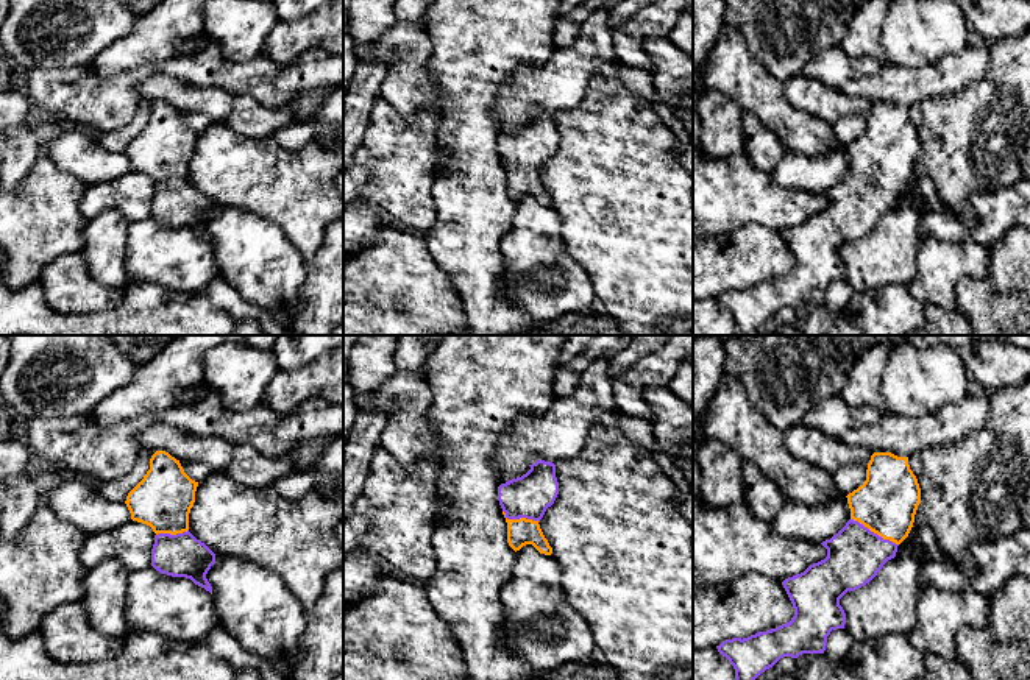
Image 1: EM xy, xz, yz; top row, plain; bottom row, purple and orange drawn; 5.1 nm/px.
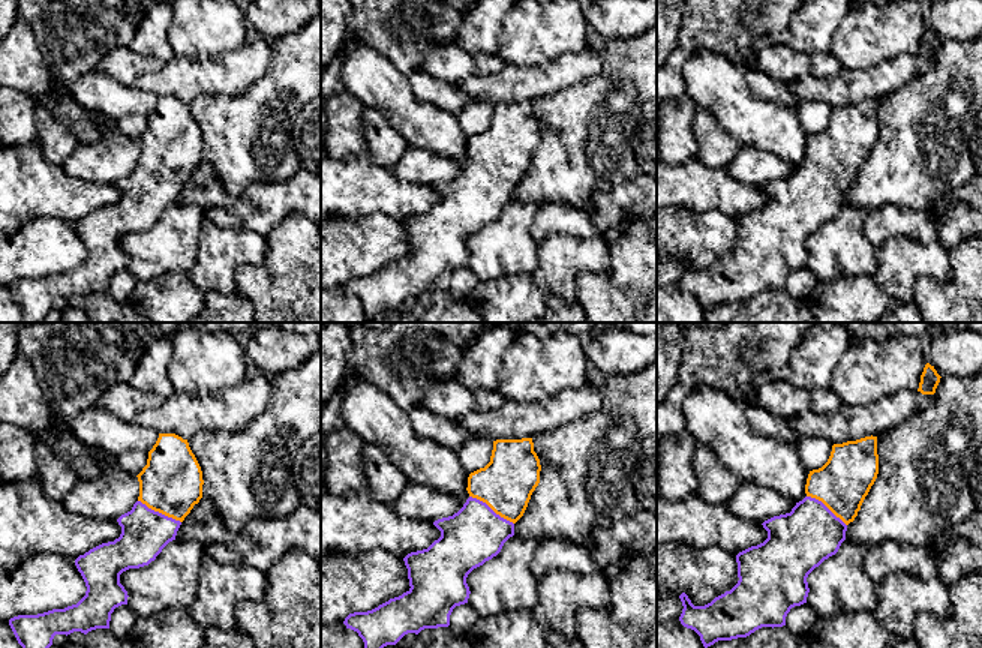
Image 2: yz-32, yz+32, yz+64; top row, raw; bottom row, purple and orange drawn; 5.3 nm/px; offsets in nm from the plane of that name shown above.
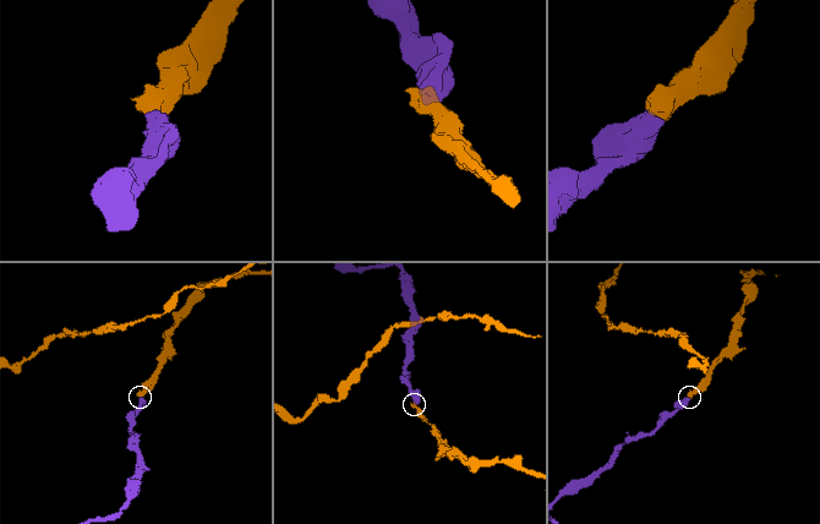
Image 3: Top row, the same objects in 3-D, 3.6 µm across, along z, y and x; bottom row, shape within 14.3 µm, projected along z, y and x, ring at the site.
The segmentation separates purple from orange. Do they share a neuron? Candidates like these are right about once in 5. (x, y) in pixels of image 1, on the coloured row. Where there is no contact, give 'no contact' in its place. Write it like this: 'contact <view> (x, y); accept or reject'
contact yz (873, 532); accept

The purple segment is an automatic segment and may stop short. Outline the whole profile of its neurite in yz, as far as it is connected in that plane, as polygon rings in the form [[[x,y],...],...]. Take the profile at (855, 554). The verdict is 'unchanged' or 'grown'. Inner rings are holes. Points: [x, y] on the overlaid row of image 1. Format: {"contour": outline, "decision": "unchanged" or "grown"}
{"contour": [[[874,452],[868,463],[866,480],[846,498],[851,519],[830,540],[821,543],[827,549],[827,557],[782,582],[794,608],[791,621],[743,639],[726,639],[716,646],[718,652],[733,666],[735,680],[755,680],[783,657],[797,658],[802,653],[824,653],[830,632],[844,629],[846,624],[846,613],[840,599],[847,591],[855,591],[869,583],[882,566],[896,557],[897,546],[913,527],[921,502],[921,488],[910,469],[908,457]]], "decision": "grown"}

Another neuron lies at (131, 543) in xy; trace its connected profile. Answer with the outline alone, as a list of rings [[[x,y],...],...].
[[[130,519],[119,527],[86,535],[80,561],[92,569],[103,558],[115,558],[130,572],[147,569],[151,566],[154,535],[150,526]]]

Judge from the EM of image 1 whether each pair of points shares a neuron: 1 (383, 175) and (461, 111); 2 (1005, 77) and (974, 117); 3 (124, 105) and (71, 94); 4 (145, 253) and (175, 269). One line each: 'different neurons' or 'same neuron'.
1: different neurons
2: same neuron
3: same neuron
4: same neuron

